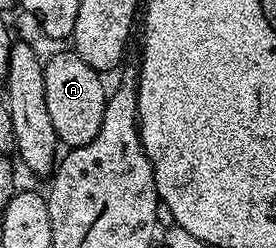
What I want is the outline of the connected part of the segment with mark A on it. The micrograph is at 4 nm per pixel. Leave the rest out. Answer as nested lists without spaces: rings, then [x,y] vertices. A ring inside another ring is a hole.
[[[75,51],[57,53],[44,62],[45,94],[47,112],[51,115],[51,124],[57,132],[57,140],[62,146],[74,149],[83,147],[99,135],[99,123],[103,123],[103,111],[107,96],[107,85],[101,82],[102,74],[92,69]]]

